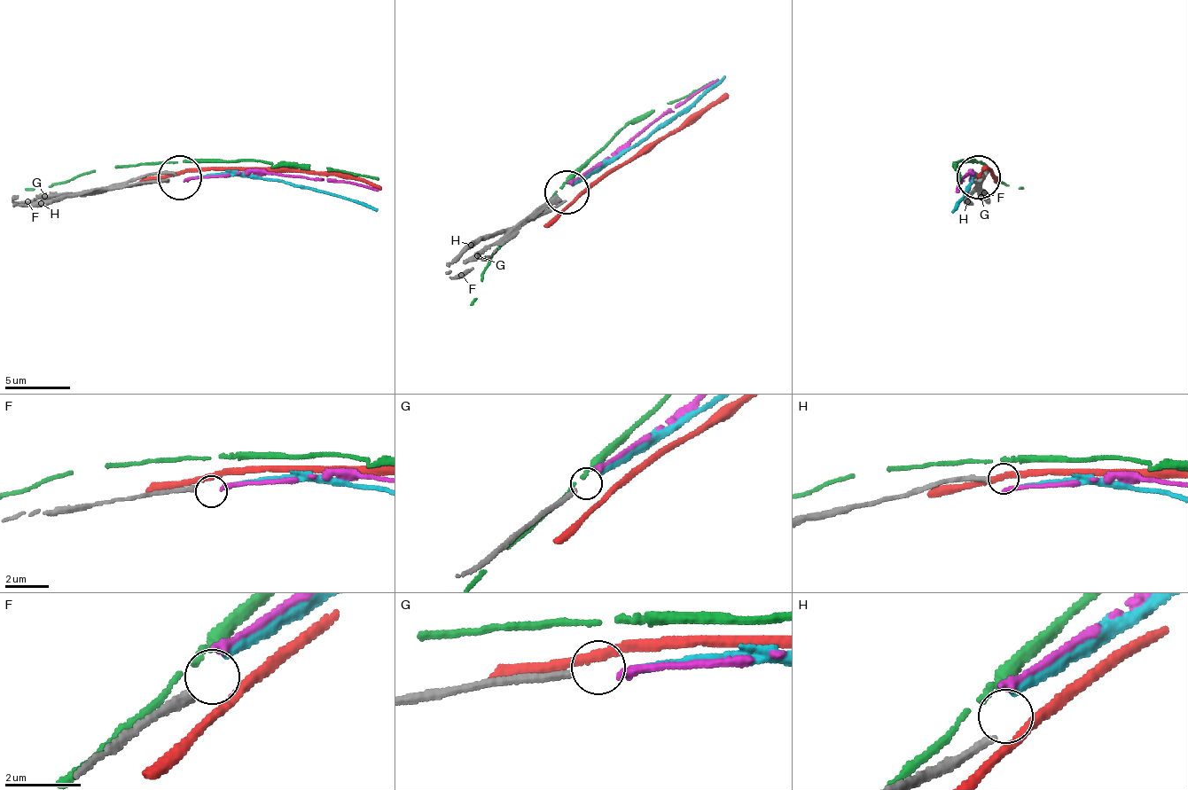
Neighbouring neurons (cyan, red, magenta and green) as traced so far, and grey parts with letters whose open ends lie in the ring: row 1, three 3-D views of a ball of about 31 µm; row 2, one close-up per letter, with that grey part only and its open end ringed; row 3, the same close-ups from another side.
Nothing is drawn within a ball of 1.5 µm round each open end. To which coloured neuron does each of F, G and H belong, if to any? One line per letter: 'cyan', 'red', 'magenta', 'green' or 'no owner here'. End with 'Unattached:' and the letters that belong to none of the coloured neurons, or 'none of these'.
F: no owner here
G: cyan
H: no owner here
Unattached: F, H

